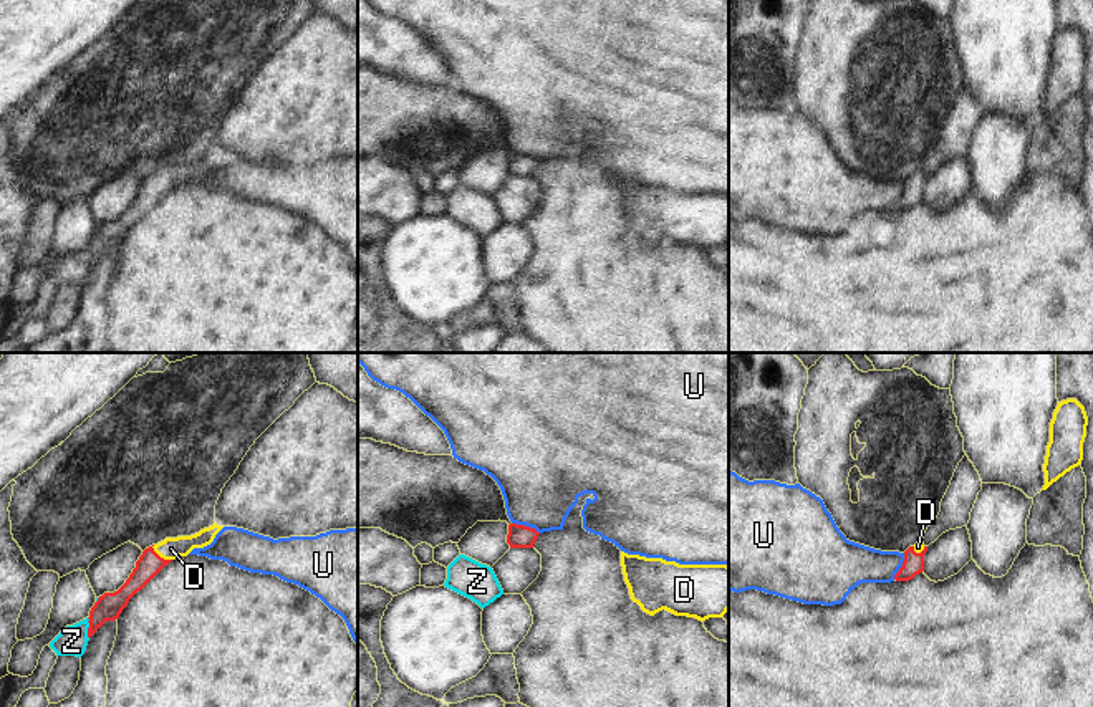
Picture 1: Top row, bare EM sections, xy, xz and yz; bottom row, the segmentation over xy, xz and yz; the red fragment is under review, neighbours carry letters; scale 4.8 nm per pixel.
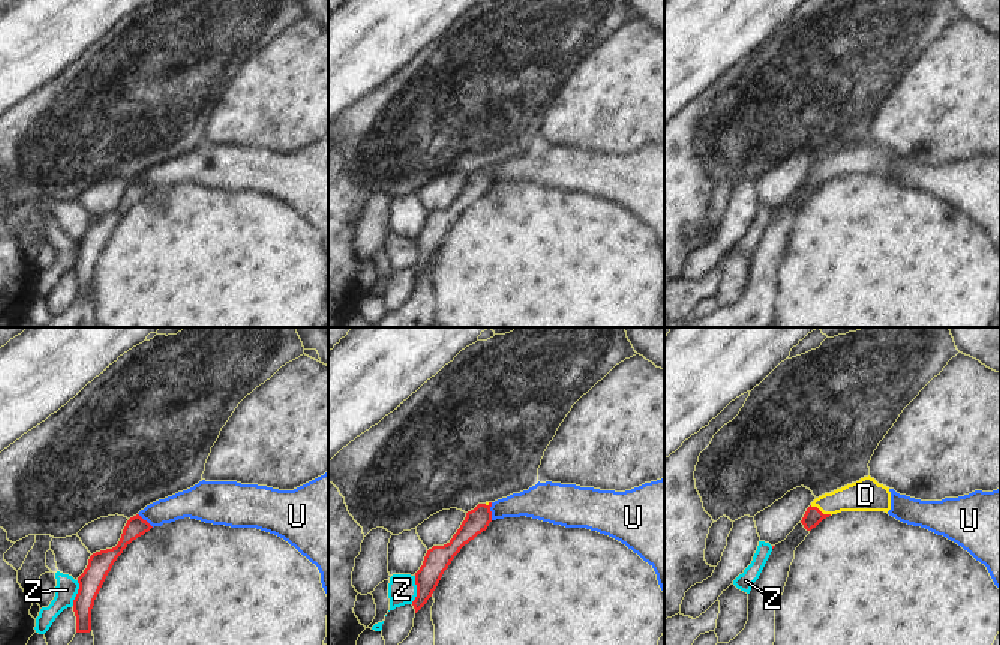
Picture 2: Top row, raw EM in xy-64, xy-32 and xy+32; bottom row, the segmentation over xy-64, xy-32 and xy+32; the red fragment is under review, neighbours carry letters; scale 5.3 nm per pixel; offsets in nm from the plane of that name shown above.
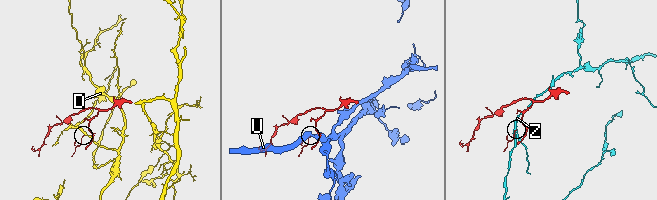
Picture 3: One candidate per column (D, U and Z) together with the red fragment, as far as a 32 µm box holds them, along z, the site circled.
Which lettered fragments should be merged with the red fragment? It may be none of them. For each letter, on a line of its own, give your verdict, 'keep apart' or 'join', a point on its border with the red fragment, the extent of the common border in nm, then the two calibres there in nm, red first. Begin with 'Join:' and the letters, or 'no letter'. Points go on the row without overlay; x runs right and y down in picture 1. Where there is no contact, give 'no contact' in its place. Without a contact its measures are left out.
Join: D
D: join; meets red in xy at (159, 186); contact 120 nm long; 120 nm thick on the red side, 110 nm on the other
U: keep apart; meets red in xz at (524, 154); contact 150 nm long; 110 nm thick on the red side, 400 nm on the other
Z: keep apart; meets red in xy at (88, 257); contact 100 nm long; 130 nm thick on the red side, 140 nm on the other

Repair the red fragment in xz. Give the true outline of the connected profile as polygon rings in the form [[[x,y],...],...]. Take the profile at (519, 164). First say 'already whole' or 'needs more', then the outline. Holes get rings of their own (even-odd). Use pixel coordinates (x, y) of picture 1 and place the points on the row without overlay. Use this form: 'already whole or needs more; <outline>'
already whole; [[[510,152],[507,172],[510,174],[510,177],[533,177],[538,164],[540,162],[535,157]]]

